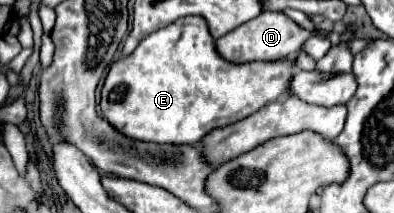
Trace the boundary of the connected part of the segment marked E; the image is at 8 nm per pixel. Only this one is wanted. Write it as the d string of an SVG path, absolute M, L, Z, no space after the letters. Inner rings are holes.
M185 16L173 24L147 36L133 56L117 60L107 74L101 92L101 110L111 124L125 136L157 144L195 144L205 138L205 134L215 128L225 128L241 118L251 116L265 104L289 94L289 80L297 66L295 58L273 60L273 62L247 62L233 64L227 62L215 48L213 36L209 36L209 26L201 16Z

